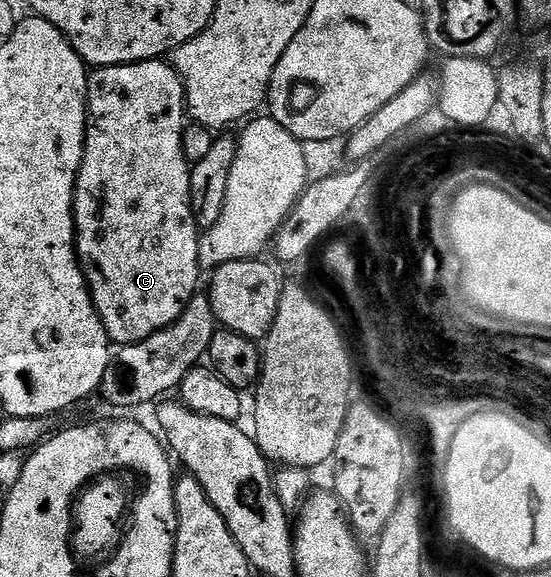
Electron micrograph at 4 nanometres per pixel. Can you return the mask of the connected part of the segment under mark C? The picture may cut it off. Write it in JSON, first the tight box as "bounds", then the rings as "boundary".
{"bounds":[75,60,201,346],"boundary":[[[166,60],[138,61],[136,65],[104,65],[90,70],[87,78],[87,138],[85,151],[81,159],[81,171],[75,184],[75,251],[79,255],[79,264],[83,267],[83,276],[87,278],[87,287],[95,310],[108,337],[116,346],[132,345],[149,339],[157,331],[169,327],[187,310],[189,302],[200,292],[199,238],[201,230],[193,219],[191,206],[191,165],[183,150],[183,130],[188,124],[187,96],[183,90],[183,81],[178,71]]]}

